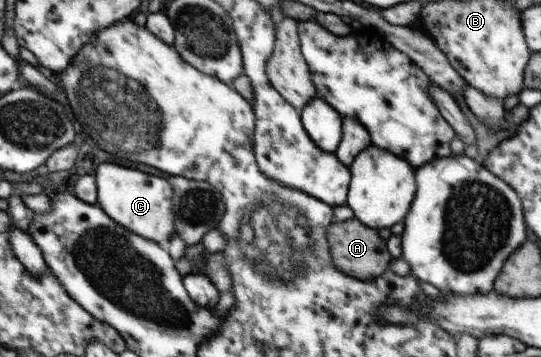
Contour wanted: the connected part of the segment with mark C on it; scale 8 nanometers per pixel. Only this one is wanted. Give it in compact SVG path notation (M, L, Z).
M104 162L96 170L95 183L99 207L120 226L162 245L166 245L174 234L178 235L174 227L174 189L169 180Z

